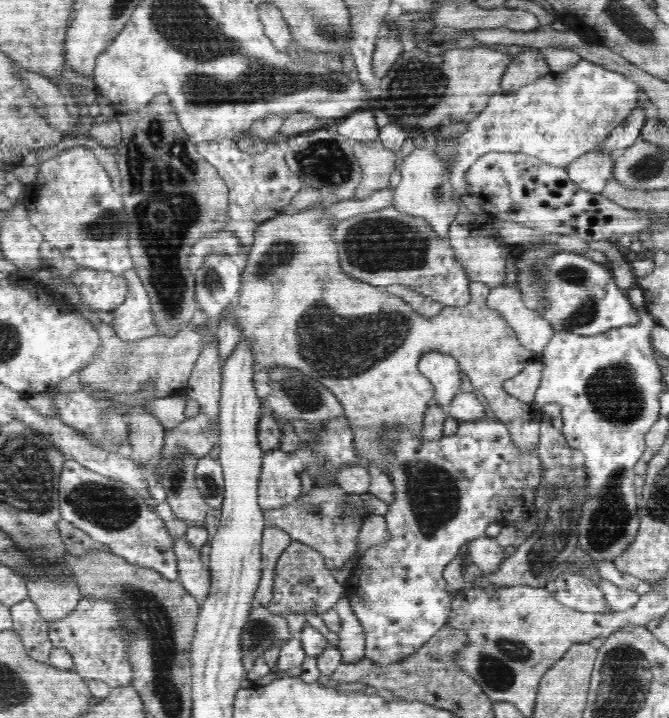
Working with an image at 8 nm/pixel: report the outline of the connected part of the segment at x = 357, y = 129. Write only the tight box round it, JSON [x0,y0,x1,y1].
[336,108,379,142]

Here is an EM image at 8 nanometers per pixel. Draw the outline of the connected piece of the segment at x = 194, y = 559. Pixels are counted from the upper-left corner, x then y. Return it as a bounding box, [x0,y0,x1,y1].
[173,536,212,600]

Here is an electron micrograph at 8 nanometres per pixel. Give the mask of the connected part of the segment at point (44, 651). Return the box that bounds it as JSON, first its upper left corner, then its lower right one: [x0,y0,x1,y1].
[10,599,53,661]

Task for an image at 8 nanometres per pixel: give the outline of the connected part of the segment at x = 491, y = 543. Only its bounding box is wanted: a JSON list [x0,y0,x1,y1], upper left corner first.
[467,536,507,574]

